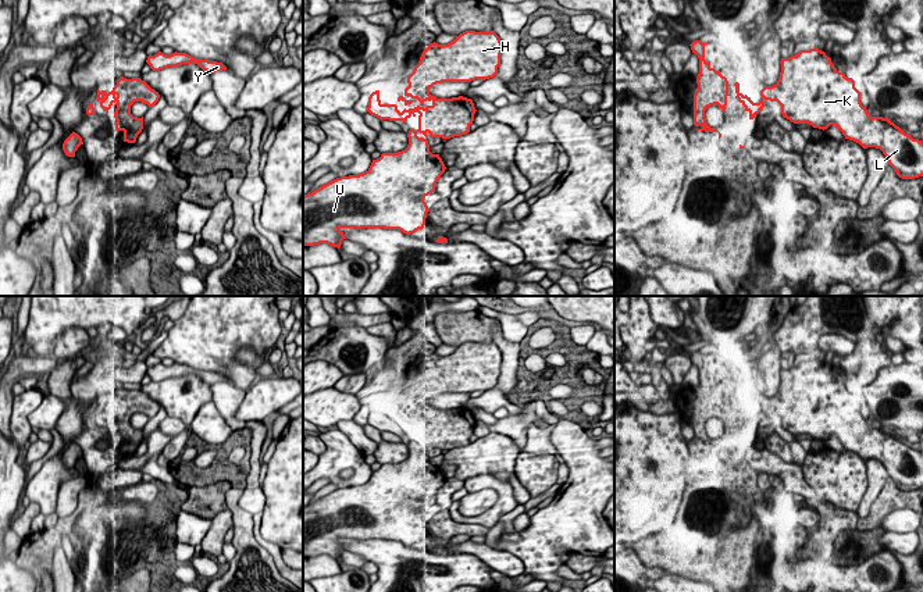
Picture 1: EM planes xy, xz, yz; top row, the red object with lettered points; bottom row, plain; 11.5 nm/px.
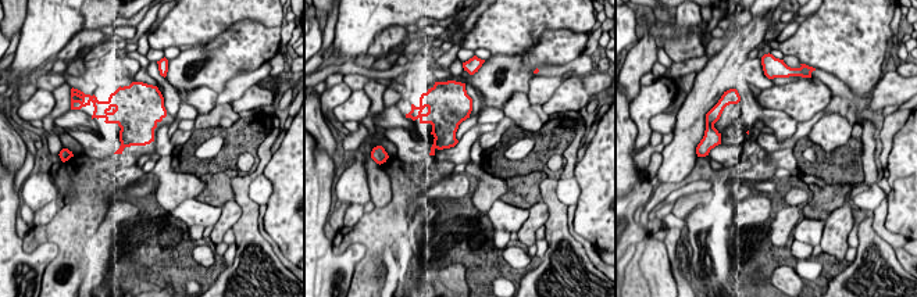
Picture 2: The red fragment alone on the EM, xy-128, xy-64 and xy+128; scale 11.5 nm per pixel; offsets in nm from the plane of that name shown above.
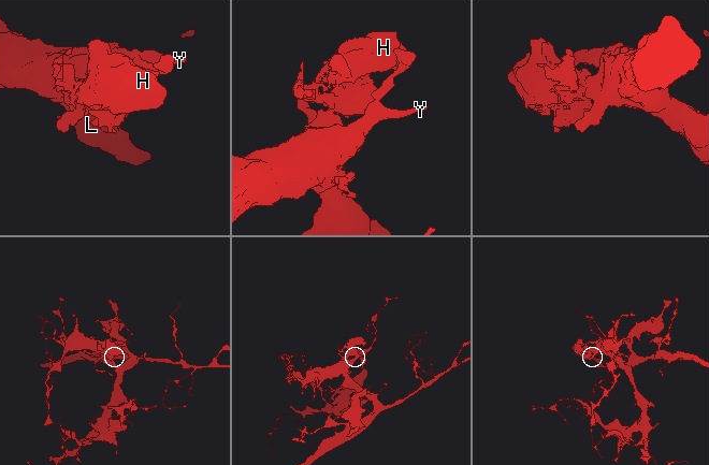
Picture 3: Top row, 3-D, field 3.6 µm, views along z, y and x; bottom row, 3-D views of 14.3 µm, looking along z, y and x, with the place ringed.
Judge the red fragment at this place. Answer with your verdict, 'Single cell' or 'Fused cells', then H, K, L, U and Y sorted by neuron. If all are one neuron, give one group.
Fused cells. Groups: H / K L U Y

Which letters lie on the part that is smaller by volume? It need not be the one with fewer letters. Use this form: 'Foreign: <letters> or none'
Foreign: H

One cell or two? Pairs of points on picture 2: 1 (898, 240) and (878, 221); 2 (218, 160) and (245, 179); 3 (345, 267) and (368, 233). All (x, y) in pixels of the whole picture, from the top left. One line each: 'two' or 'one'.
1: one
2: two
3: two

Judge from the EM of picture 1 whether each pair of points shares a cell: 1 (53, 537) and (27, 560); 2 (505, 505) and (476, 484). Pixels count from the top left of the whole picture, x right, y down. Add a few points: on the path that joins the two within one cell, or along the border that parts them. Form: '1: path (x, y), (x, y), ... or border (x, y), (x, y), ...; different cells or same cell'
1: path (46, 542), (34, 553); same cell
2: path (505, 495), (494, 482), (485, 482); same cell

